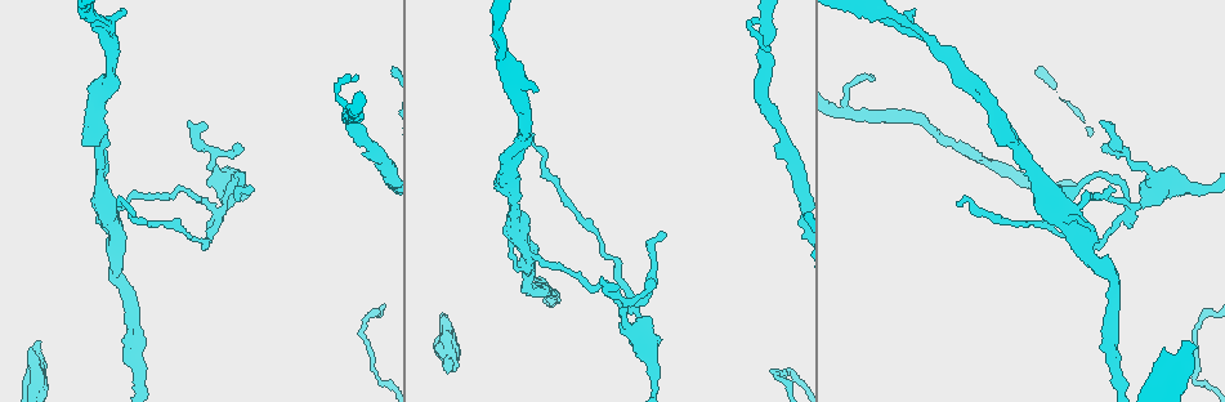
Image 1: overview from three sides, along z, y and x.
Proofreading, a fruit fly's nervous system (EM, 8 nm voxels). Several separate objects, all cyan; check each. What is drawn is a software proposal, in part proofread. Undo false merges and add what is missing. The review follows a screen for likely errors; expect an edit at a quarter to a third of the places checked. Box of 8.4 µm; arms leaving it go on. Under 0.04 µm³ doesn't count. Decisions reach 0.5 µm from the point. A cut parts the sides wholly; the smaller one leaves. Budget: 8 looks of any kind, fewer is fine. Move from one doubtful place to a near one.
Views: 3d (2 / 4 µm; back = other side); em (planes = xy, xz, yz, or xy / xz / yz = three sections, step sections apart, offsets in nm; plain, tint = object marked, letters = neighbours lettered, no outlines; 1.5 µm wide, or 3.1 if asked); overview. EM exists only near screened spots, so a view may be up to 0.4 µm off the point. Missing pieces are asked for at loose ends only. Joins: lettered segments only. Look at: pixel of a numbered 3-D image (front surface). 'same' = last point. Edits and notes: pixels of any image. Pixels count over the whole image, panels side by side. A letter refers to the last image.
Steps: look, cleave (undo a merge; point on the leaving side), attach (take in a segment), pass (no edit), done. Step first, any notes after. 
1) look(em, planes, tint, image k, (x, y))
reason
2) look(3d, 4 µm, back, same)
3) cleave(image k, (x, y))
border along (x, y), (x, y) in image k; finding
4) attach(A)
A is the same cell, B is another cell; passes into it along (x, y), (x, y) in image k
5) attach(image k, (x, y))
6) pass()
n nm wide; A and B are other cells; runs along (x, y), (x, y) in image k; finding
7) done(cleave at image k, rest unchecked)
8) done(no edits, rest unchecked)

look(em, planes, letters, image 1, (112, 275))
thick turns thin

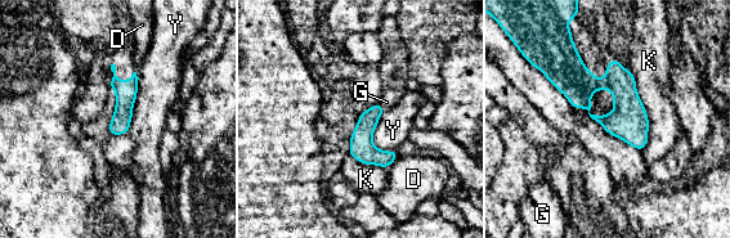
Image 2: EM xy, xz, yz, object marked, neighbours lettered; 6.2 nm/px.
pass()
D, G, K and Y are other cells; runs along (559, 82), (595, 117), (621, 124), (641, 144) in image 2; all the same cell

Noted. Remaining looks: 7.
look(3d, 4 µm, image 1, (190, 121))
tapers out

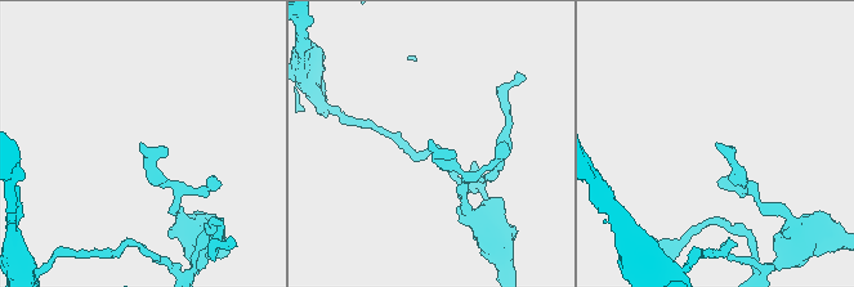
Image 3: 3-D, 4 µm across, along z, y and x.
look(em, planes, letters, image 3, (430, 140))
need the tissue

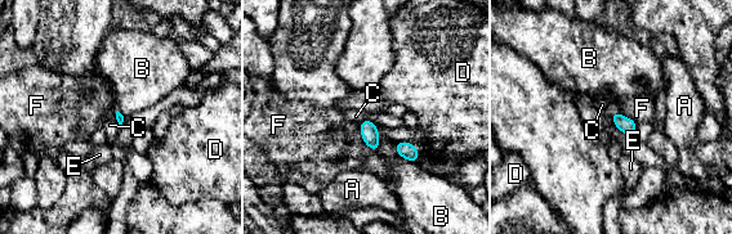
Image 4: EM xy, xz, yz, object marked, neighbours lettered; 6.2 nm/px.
pass()
B touches over 190 nm; A, B, C, D, E and F are other cells; border along (612, 111), (614, 125), (625, 134) in image 4; no lettered segment goes on from it

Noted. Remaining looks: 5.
look(em, planes, letters, image 1, (512, 198))
thin neck

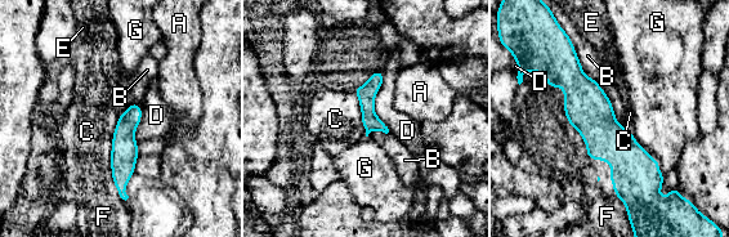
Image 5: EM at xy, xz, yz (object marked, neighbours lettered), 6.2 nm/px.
pass()
120 nm wide; A, B, C, D, E, F and G are other cells; all the same cell

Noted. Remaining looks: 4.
done(no edits, rest unchecked)

